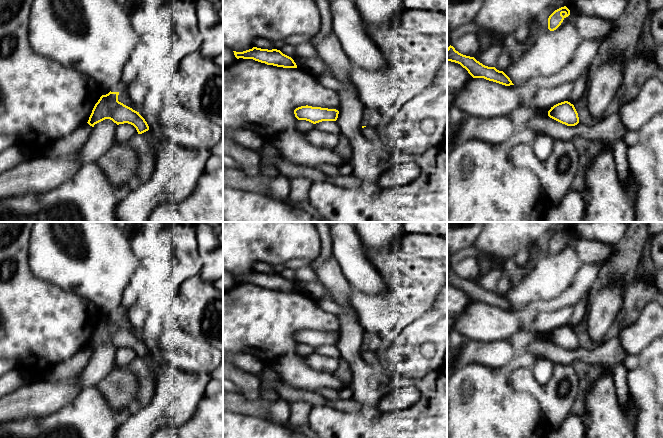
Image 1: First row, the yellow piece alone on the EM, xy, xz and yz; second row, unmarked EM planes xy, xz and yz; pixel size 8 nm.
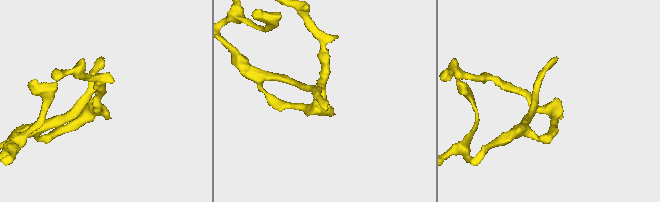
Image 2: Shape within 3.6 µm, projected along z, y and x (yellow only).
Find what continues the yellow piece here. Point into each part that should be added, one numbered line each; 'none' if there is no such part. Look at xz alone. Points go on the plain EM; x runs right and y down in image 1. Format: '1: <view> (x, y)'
1: xz (370, 357)

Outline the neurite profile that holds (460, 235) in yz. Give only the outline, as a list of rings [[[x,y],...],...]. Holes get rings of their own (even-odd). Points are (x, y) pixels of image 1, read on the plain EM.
[[[447,222],[447,273],[450,270],[448,257],[472,246],[480,235],[484,224],[485,222]]]

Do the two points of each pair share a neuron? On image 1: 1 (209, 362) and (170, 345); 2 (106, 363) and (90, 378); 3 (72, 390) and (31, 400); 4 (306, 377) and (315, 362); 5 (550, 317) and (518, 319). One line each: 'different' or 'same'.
1: same
2: same
3: same
4: different
5: different

